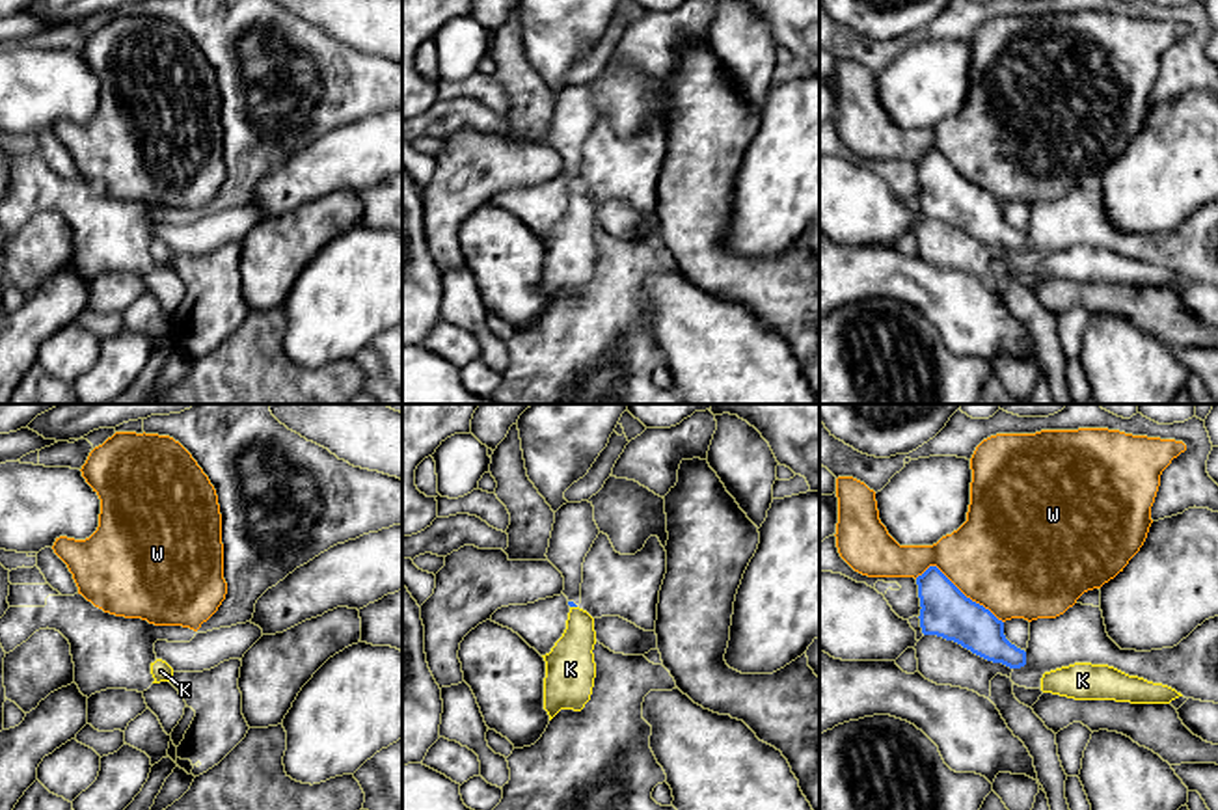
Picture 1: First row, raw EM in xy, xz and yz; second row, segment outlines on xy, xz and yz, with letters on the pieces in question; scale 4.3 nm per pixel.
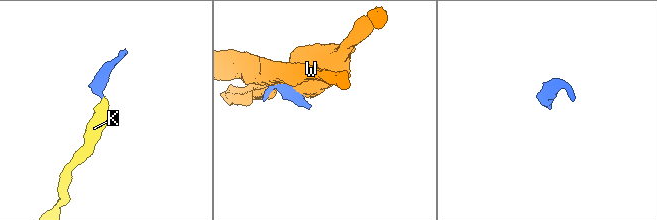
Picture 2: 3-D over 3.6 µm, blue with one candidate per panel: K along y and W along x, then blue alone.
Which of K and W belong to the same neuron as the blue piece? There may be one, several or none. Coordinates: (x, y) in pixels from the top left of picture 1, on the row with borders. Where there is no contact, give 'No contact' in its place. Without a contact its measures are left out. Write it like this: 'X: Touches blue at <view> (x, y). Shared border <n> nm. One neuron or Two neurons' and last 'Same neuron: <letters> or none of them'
K: Touches blue at xz (574, 606). Shared border 30 nm. One neuron
W: Touches blue at yz (958, 589). Shared border 440 nm. Two neurons
Same neuron: K

